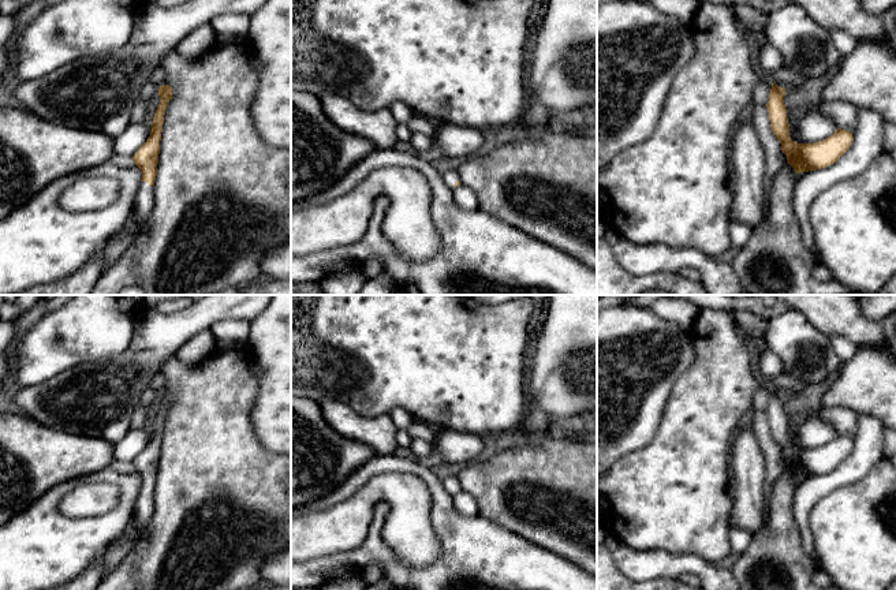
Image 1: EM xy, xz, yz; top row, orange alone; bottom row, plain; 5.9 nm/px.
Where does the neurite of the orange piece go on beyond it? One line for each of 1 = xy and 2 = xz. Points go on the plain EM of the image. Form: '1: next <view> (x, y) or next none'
1: next xy (145, 503)
2: next xz (451, 482)

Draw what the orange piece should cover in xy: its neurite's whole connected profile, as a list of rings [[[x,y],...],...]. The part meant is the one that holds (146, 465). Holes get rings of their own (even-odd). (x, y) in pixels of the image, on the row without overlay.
[[[168,391],[160,392],[158,402],[160,410],[153,423],[150,442],[132,462],[135,471],[142,477],[142,486],[135,503],[135,530],[139,537],[146,531],[154,512],[153,492],[157,482],[164,421],[172,404],[172,393]]]

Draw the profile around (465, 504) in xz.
[[[464,490],[452,493],[453,507],[458,514],[466,518],[474,518],[479,515],[479,508],[475,498]]]

